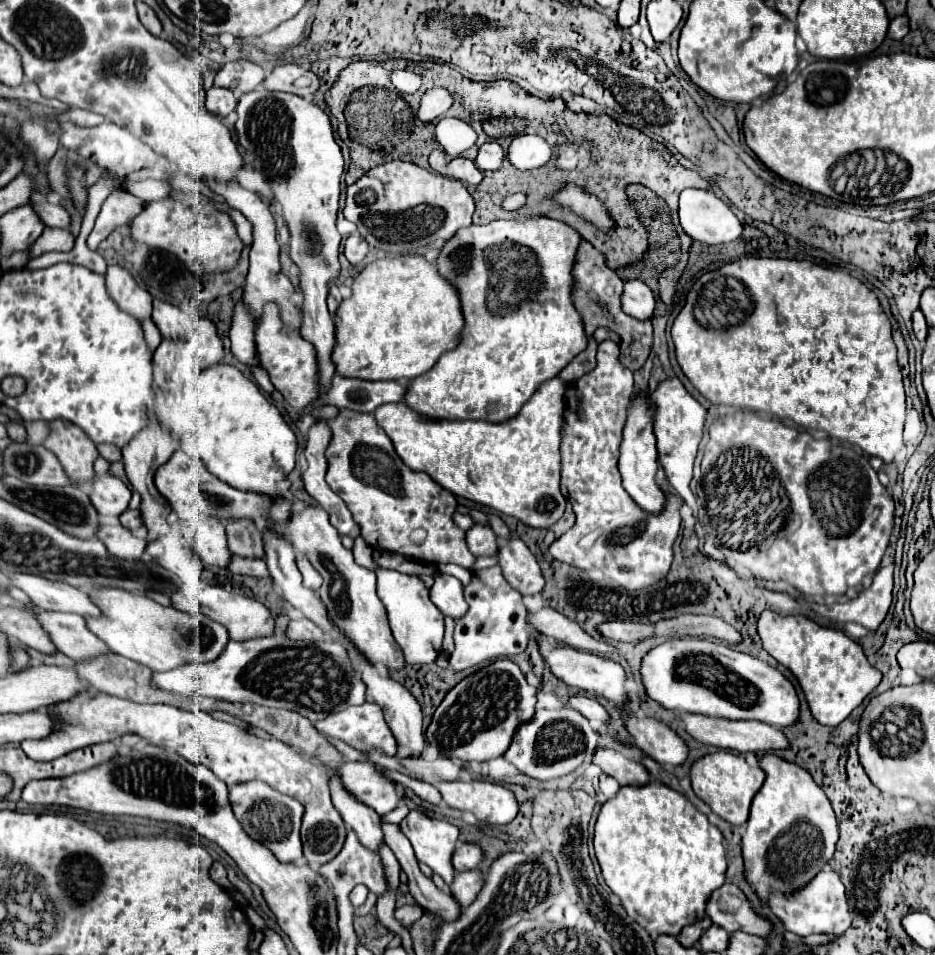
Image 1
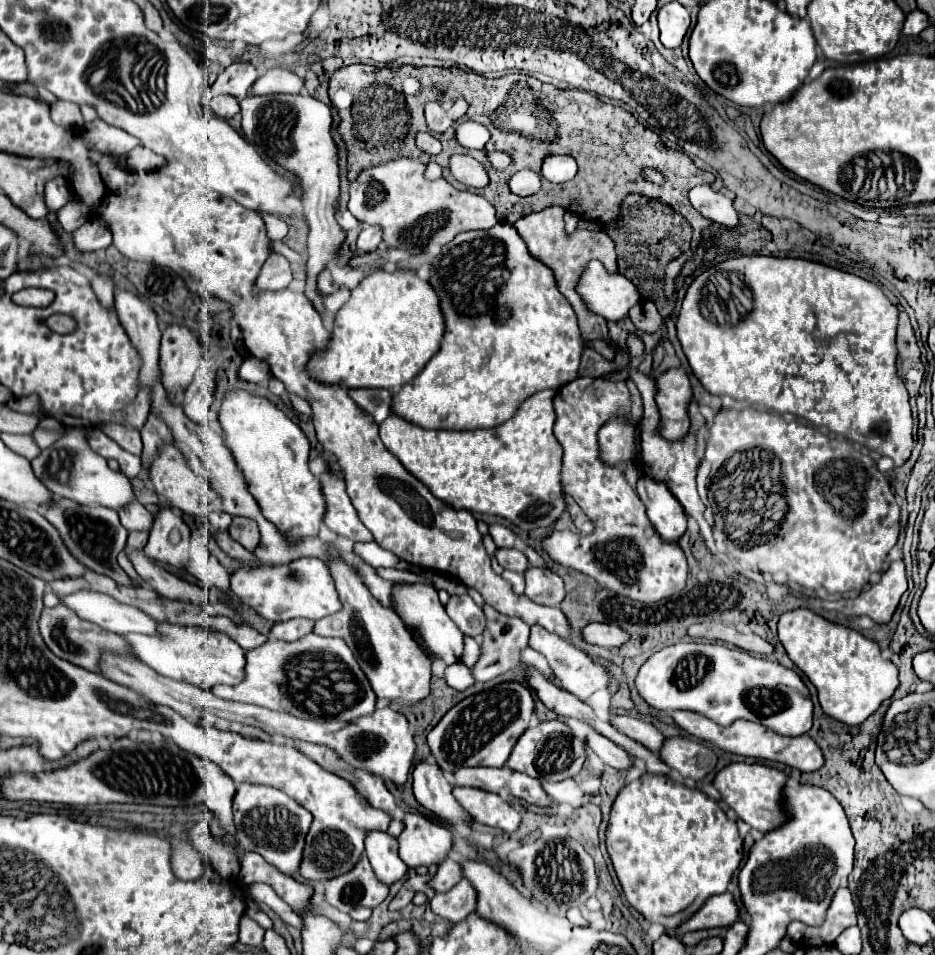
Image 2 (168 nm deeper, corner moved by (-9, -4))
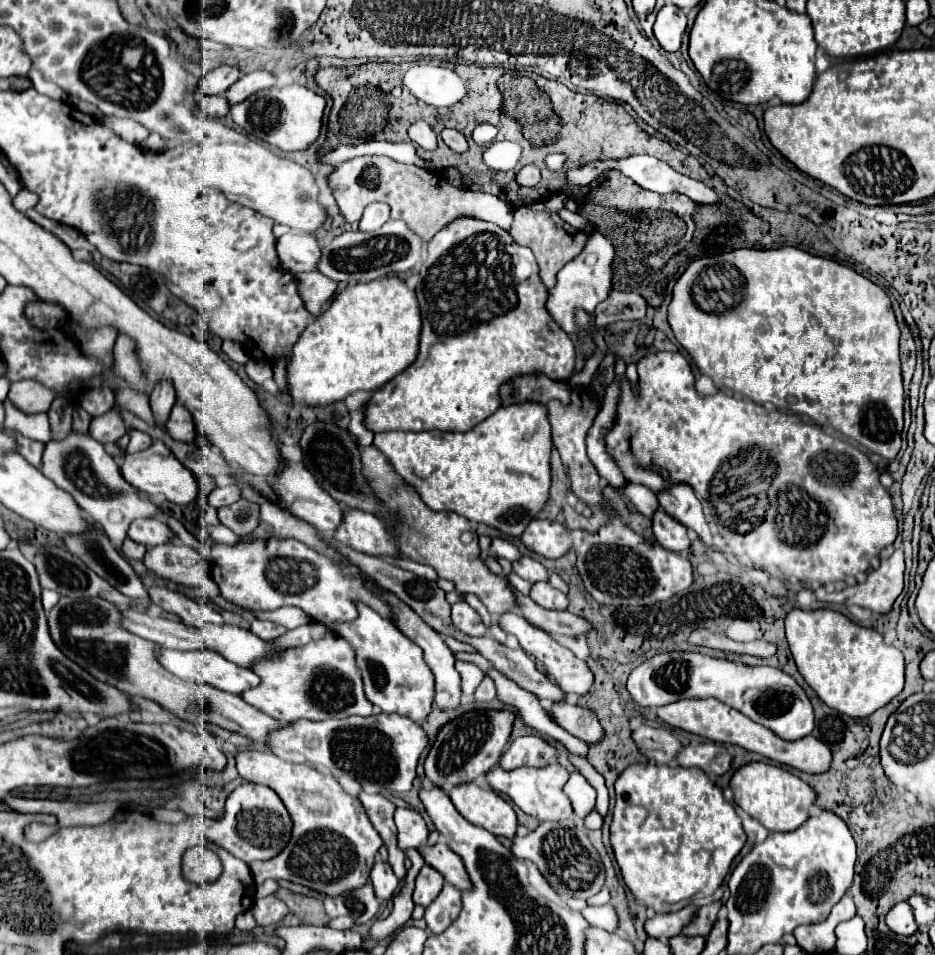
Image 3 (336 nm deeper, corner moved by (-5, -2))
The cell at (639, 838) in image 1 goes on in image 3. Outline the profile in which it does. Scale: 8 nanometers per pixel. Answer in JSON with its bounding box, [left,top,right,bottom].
[611,764,747,914]

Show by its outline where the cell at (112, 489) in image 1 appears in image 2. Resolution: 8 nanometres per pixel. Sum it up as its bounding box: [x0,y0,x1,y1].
[119,502,153,532]

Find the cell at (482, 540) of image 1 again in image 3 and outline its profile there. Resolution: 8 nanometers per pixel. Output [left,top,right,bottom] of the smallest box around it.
[513,556,549,584]

